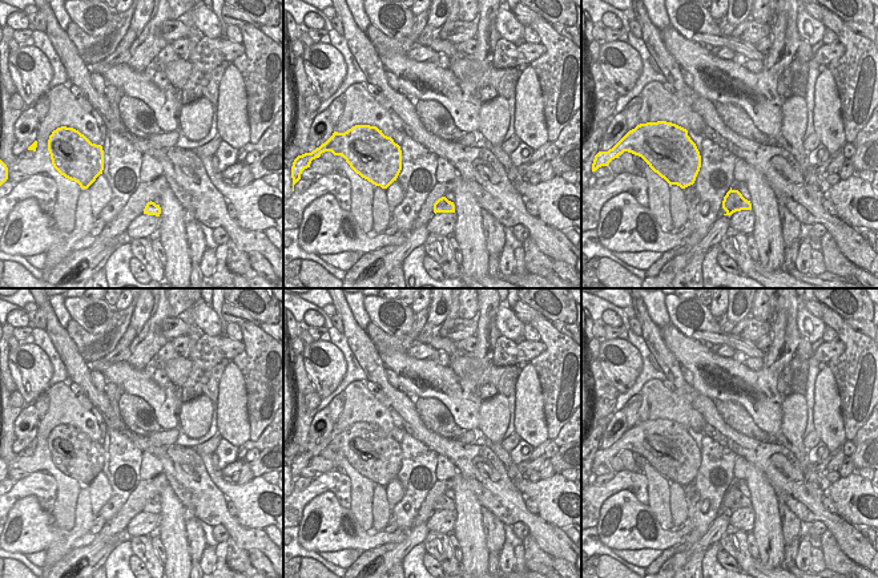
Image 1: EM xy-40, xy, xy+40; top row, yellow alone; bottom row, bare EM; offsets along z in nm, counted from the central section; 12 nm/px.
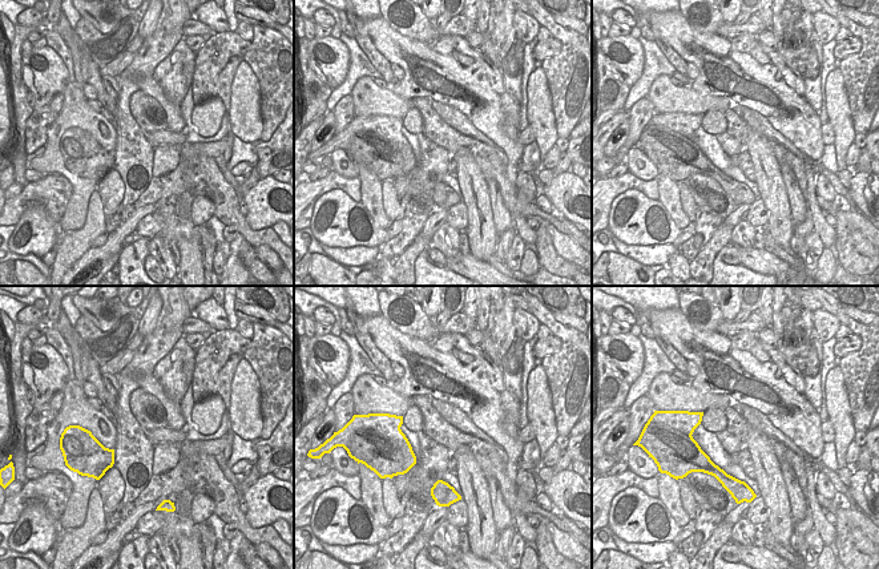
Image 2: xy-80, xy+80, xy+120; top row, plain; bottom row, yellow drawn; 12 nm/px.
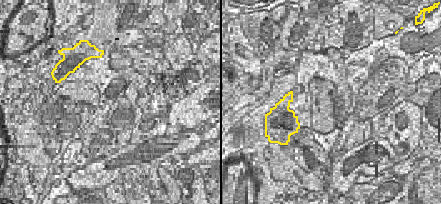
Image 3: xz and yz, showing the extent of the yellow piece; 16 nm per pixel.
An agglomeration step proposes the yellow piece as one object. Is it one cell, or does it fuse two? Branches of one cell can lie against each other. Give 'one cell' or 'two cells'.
two cells

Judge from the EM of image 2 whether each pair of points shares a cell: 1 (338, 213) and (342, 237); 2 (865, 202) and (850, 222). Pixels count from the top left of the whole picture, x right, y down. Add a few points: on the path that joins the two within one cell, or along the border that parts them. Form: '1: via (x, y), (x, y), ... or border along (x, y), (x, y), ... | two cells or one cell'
1: via (338, 218), (342, 224), (342, 231) | one cell
2: border along (858, 210), (865, 217) | two cells

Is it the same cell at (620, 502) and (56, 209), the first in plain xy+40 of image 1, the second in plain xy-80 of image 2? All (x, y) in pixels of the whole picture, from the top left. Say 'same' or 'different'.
different

